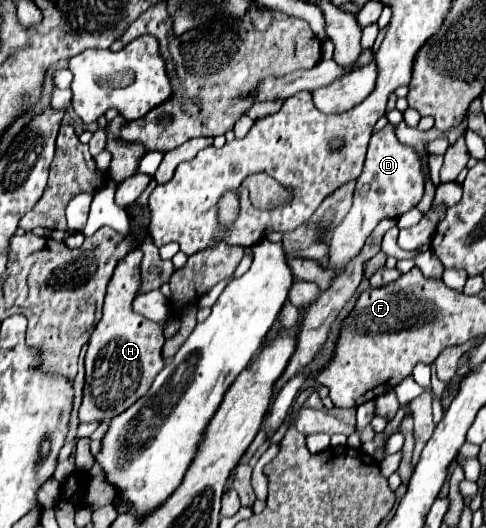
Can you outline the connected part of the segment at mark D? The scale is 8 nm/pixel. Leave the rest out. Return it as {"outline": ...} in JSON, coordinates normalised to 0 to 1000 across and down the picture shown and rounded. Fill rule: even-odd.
{"outline":[[[796,235],[788,246],[772,250],[759,265],[759,284],[751,299],[751,318],[735,341],[726,394],[710,417],[689,432],[677,470],[677,500],[706,515],[710,504],[743,477],[755,447],[788,413],[821,413],[825,405],[854,394],[874,371],[874,330],[866,322],[866,303],[858,288],[829,277],[813,258],[813,239]]]}

